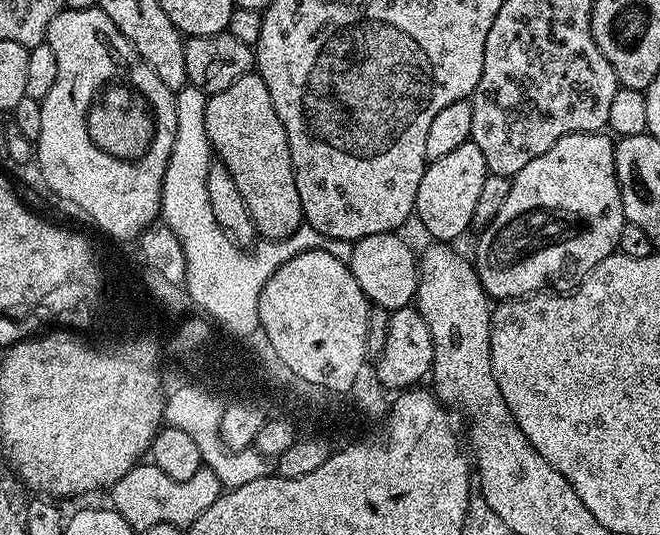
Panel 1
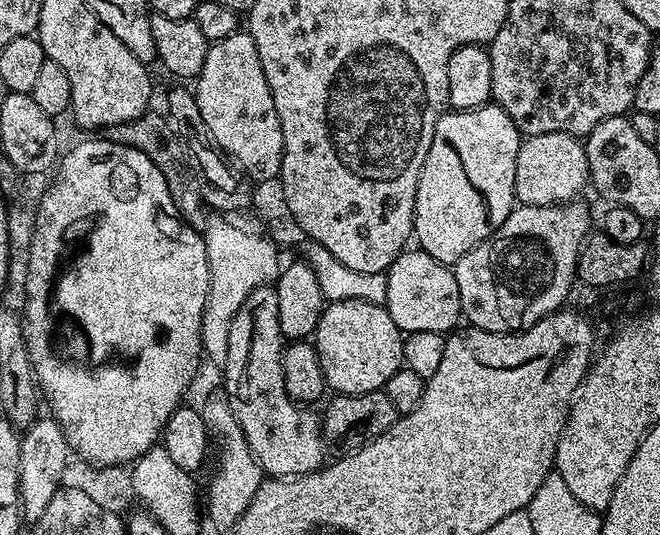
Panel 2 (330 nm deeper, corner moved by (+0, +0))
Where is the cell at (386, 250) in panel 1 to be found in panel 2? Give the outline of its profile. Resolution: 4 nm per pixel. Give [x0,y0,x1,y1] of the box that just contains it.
[383,250,461,334]

